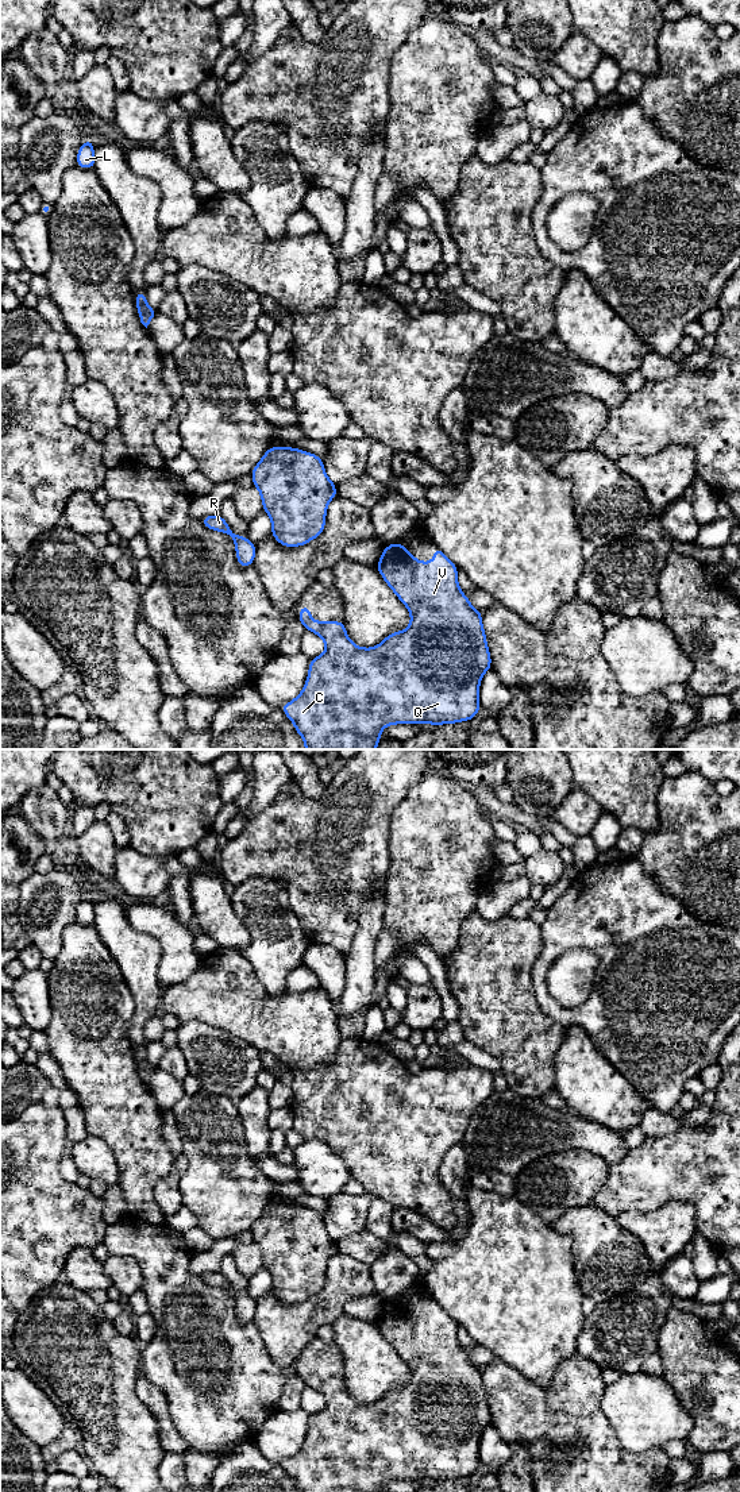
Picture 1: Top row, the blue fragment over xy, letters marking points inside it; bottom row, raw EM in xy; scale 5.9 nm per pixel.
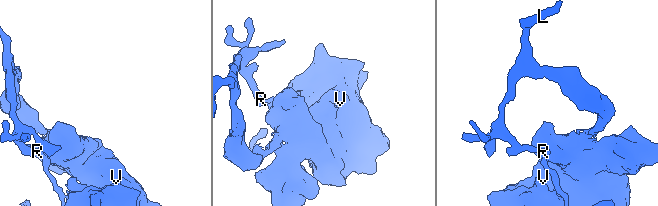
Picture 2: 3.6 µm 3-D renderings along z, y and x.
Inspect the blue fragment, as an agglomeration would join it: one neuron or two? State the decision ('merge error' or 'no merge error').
no merge error

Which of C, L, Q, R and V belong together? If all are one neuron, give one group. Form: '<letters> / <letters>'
C L Q R V

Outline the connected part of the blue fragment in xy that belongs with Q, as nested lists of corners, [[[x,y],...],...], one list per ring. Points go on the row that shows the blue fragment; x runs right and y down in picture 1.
[[[394,541],[384,547],[375,568],[386,585],[411,613],[411,625],[386,636],[378,645],[355,645],[343,621],[313,621],[307,604],[301,605],[297,620],[307,631],[325,643],[325,651],[309,660],[307,682],[301,693],[281,706],[302,737],[305,749],[375,749],[381,730],[396,724],[456,724],[473,720],[482,709],[479,685],[483,674],[492,668],[482,613],[469,601],[458,585],[458,567],[439,548],[433,548],[433,560],[417,560],[411,551]]]

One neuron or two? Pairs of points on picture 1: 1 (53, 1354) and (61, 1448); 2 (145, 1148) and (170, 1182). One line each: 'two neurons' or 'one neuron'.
1: two neurons
2: two neurons

